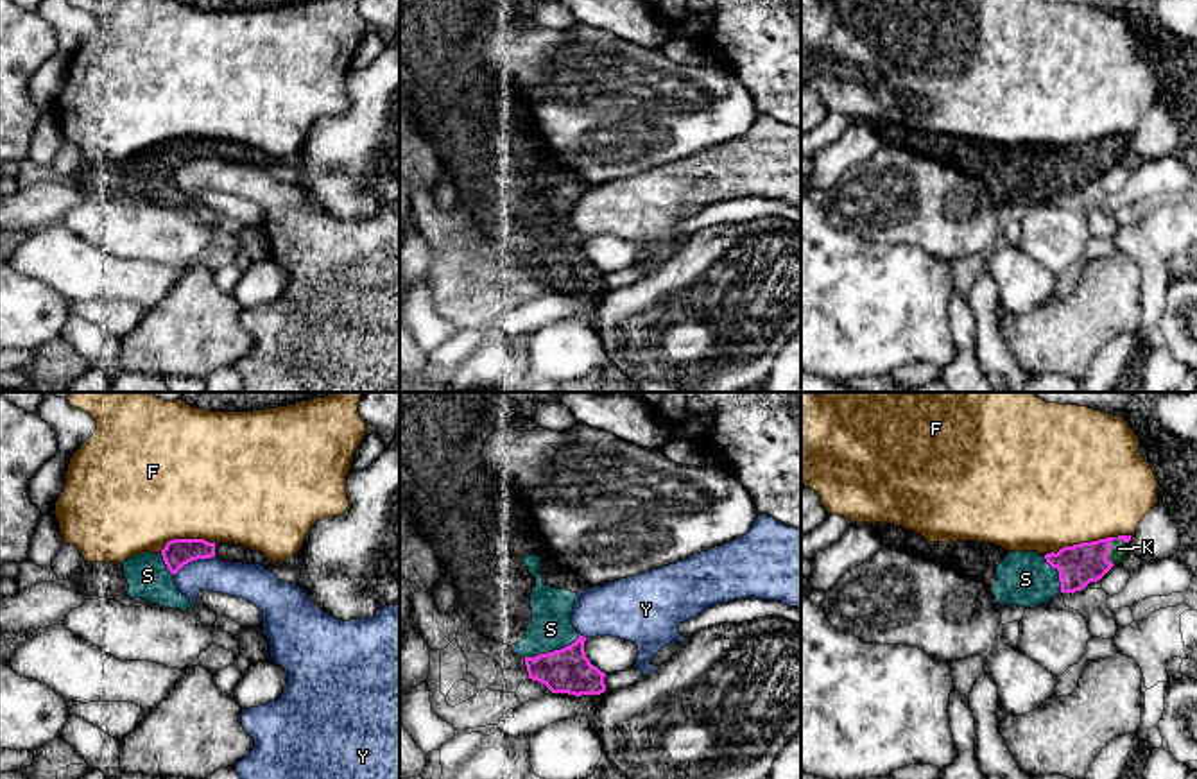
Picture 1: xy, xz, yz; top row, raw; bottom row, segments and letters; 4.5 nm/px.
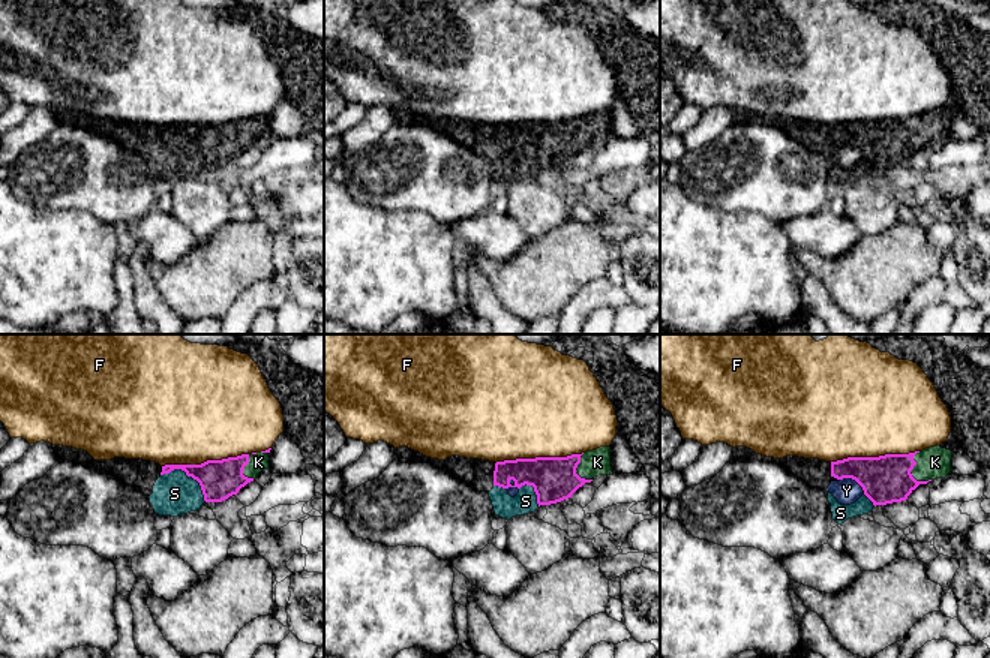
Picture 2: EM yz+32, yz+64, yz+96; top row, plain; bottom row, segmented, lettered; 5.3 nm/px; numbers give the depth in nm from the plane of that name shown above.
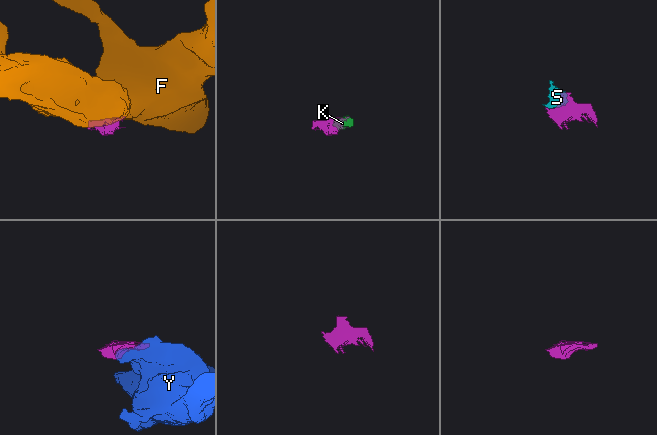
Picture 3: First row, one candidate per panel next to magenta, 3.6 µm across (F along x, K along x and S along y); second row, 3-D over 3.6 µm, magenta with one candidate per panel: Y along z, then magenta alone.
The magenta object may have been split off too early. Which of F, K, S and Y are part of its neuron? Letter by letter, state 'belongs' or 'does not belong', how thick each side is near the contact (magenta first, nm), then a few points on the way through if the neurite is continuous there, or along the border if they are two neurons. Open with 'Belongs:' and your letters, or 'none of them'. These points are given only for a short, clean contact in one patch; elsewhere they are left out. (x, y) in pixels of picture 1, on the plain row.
Belongs: K, S
F: does not belong | 190/480 nm
K: belongs | 190/80 nm
S: belongs | 200/190 nm | across xz (568, 269), (554, 249), (551, 228)
Y: does not belong | 130/160 nm | along xy (214, 154), (192, 158), (174, 174)

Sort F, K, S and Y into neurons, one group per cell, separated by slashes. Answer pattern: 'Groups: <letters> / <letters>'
Groups: F / K S / Y

